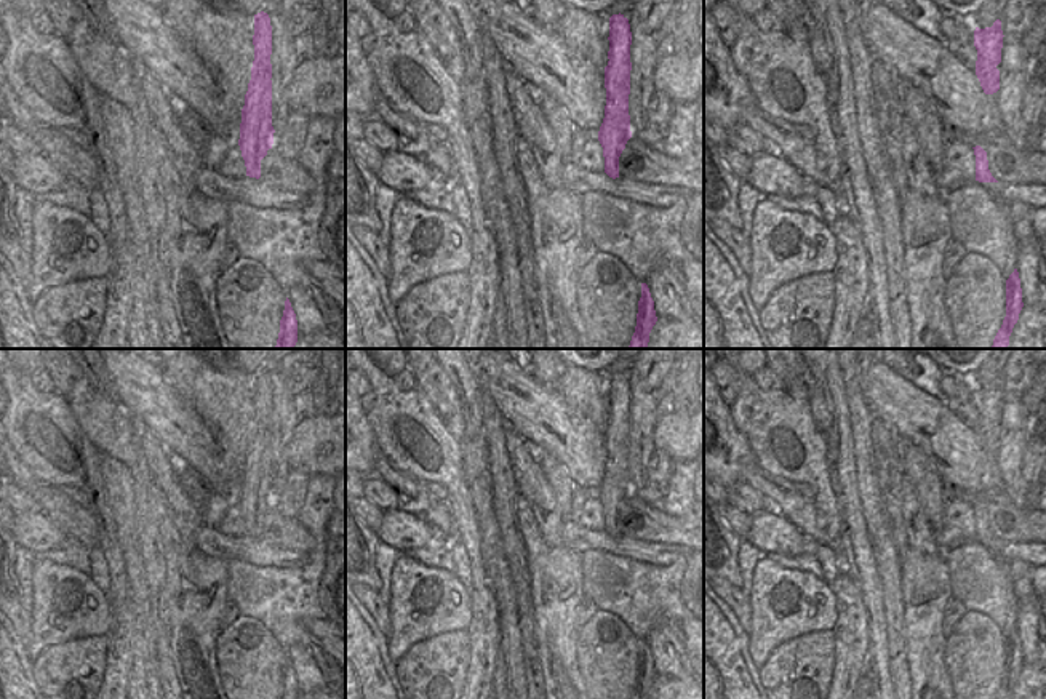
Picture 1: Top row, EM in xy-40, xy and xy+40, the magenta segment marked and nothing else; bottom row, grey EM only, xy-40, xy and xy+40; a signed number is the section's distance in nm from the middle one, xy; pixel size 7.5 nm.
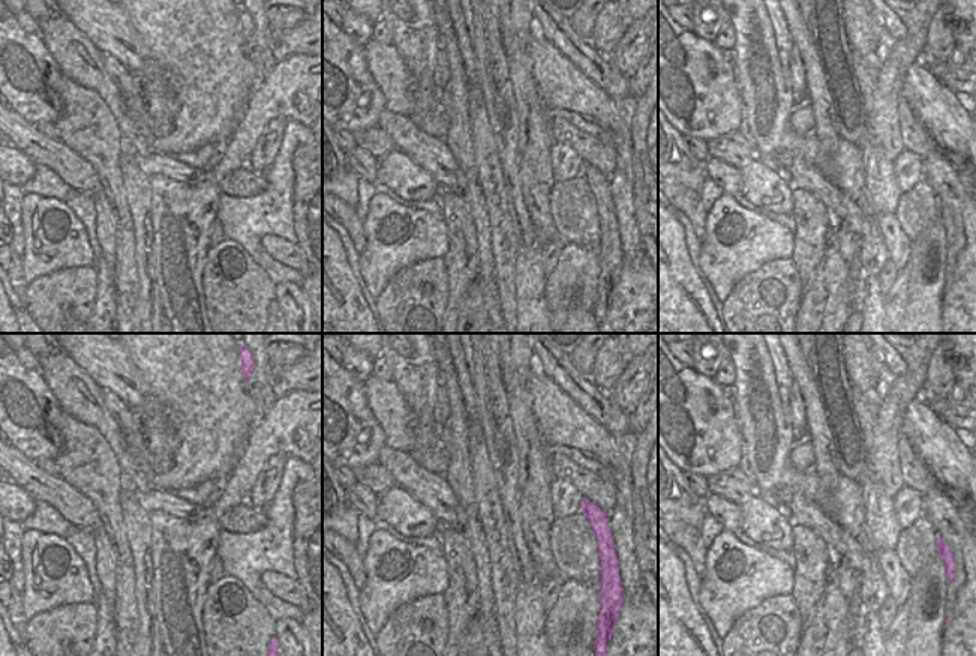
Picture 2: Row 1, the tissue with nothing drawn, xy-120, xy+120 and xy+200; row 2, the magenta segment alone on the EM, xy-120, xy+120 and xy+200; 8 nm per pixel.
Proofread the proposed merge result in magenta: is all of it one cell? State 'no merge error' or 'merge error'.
no merge error

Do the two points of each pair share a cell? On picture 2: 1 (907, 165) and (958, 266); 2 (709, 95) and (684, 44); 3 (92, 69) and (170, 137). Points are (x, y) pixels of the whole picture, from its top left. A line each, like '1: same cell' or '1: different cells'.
1: different cells
2: same cell
3: different cells

